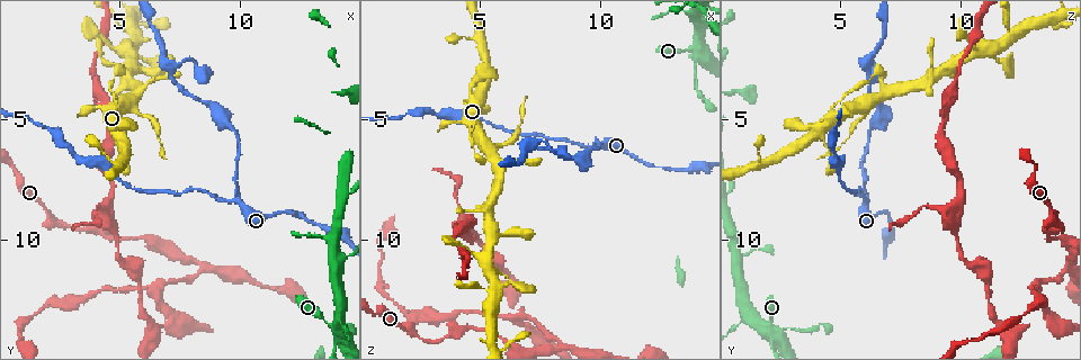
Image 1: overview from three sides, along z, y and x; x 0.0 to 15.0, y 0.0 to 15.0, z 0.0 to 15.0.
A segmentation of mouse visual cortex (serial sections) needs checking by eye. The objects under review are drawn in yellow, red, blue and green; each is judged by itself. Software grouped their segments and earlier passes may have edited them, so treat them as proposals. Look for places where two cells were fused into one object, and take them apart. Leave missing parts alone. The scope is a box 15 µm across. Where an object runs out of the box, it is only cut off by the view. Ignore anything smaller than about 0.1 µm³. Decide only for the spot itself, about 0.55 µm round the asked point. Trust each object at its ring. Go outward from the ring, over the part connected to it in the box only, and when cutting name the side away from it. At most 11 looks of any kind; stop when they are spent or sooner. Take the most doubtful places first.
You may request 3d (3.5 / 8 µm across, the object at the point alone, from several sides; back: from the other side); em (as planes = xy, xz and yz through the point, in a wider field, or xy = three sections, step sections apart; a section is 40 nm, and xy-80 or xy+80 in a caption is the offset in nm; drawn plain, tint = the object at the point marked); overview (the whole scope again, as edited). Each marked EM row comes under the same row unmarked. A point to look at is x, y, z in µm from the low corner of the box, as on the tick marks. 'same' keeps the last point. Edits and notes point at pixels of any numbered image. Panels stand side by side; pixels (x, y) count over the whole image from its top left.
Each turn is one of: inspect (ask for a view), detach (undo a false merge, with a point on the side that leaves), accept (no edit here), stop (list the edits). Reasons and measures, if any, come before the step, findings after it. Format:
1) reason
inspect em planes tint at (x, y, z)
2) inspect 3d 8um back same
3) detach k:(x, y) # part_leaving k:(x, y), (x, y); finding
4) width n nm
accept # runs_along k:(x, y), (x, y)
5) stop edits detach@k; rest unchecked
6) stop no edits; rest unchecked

three-way junction
inspect 3d 8um at (9.8, 8.3, 6.1)

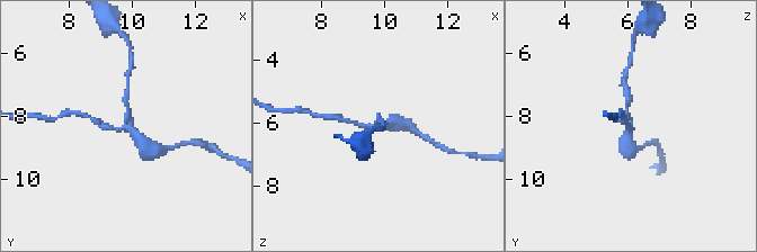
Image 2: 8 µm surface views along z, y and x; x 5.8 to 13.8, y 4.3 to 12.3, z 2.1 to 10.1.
inspect em xy step 2 tint at (9.8, 8.3, 6.0)

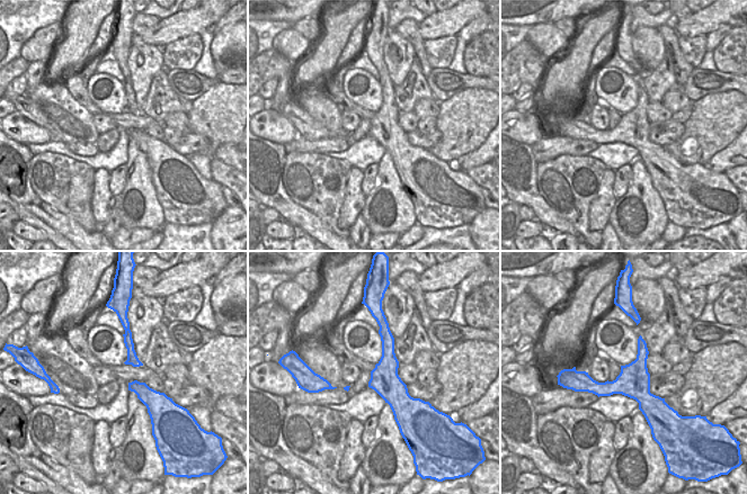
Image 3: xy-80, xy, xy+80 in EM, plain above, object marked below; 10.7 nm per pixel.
accept # runs_along 2:(152, 153), (127, 128), (126, 96); all the same cell

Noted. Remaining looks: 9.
small branch off a trunk
inspect 3d 3.5um at (6.3, 10.0, 14.4)

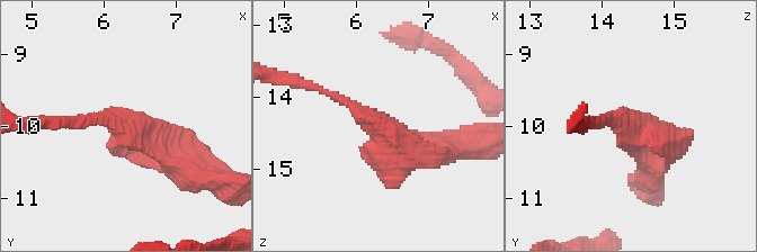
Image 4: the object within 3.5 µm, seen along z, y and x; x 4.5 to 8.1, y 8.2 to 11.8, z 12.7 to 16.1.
need the tissue
inspect em planes tint at (6.25, 10.00, 14.40)

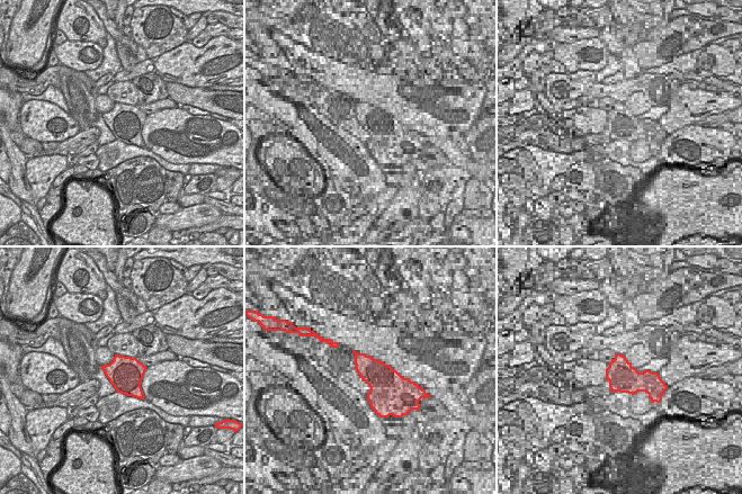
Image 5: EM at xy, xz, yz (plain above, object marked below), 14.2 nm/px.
accept # runs_along 4:(313, 87), (413, 153), (430, 153); continuous, no second cell

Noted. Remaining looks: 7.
four arms meet
inspect em xy step 3 tint at (13.9, 13.6, 2.1)

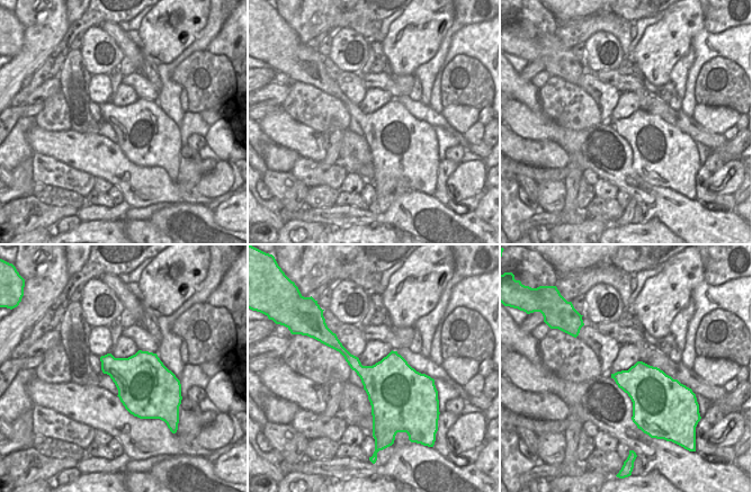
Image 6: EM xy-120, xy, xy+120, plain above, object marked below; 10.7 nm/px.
see where the arms go
inspect 3d 3.5um same

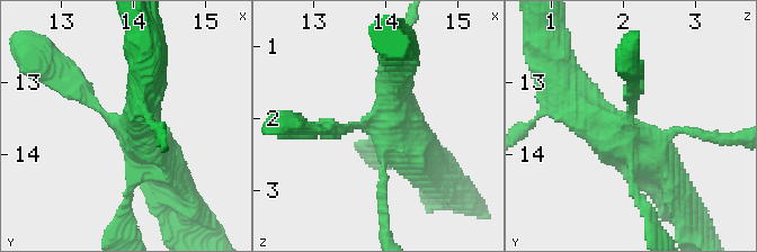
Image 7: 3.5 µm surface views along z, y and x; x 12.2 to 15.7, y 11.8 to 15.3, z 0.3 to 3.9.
accept # runs_along 7:(73, 88), (140, 136), (167, 178); all the same cell

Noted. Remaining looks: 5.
three-way junction
inspect 3d 3.5um at (5.6, 4.5, 6.1)

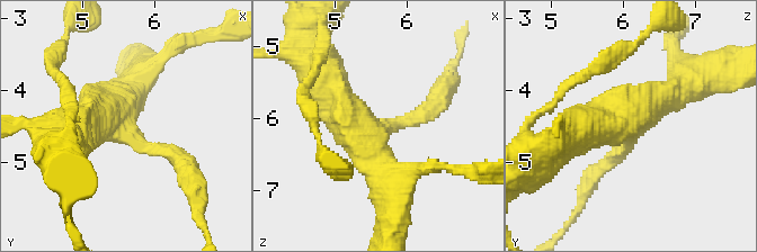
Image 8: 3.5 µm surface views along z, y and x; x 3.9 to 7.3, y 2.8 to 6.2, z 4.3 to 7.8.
arms 3; arm_widths 200, 500, 500 nm; shape alone is not enough
inspect em planes tint at (5.55, 4.55, 6.15)

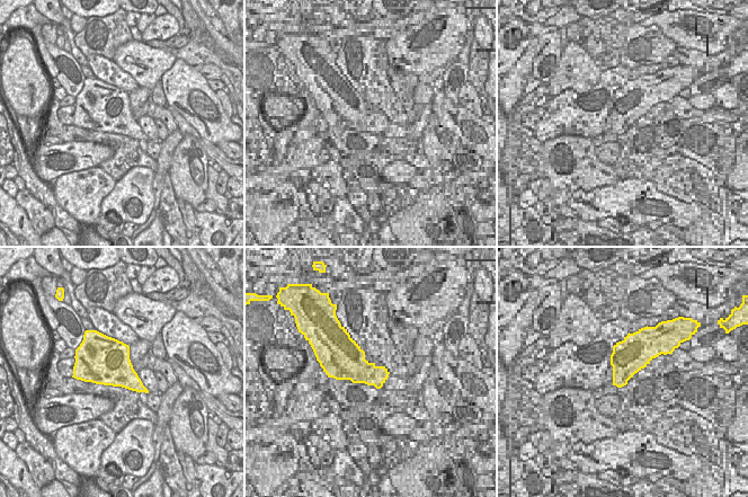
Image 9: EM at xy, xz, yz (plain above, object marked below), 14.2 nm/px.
accept # runs_along 8:(319, 77), (381, 163), (388, 189); all the same cell

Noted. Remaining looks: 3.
stop no edits; rest unchecked

